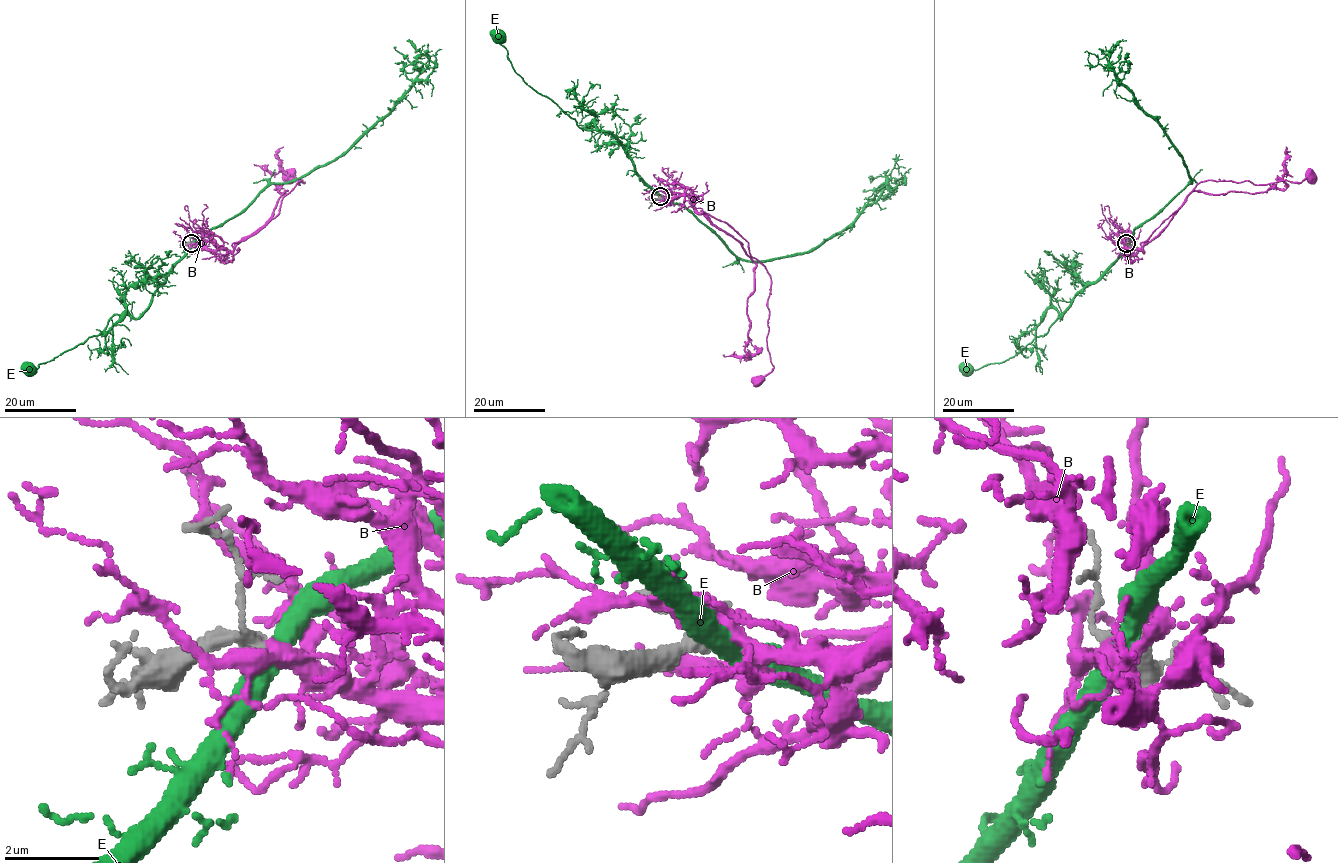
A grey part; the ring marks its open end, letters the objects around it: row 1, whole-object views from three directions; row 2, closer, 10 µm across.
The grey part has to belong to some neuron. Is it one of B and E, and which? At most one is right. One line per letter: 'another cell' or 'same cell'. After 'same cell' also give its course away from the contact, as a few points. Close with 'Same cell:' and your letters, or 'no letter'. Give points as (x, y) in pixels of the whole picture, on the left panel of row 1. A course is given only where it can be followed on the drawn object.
B: same cell | via (191, 242), (232, 250), (261, 230), (299, 180), (299, 185), (301, 180), (304, 183), (287, 176)
E: another cell
Same cell: B

